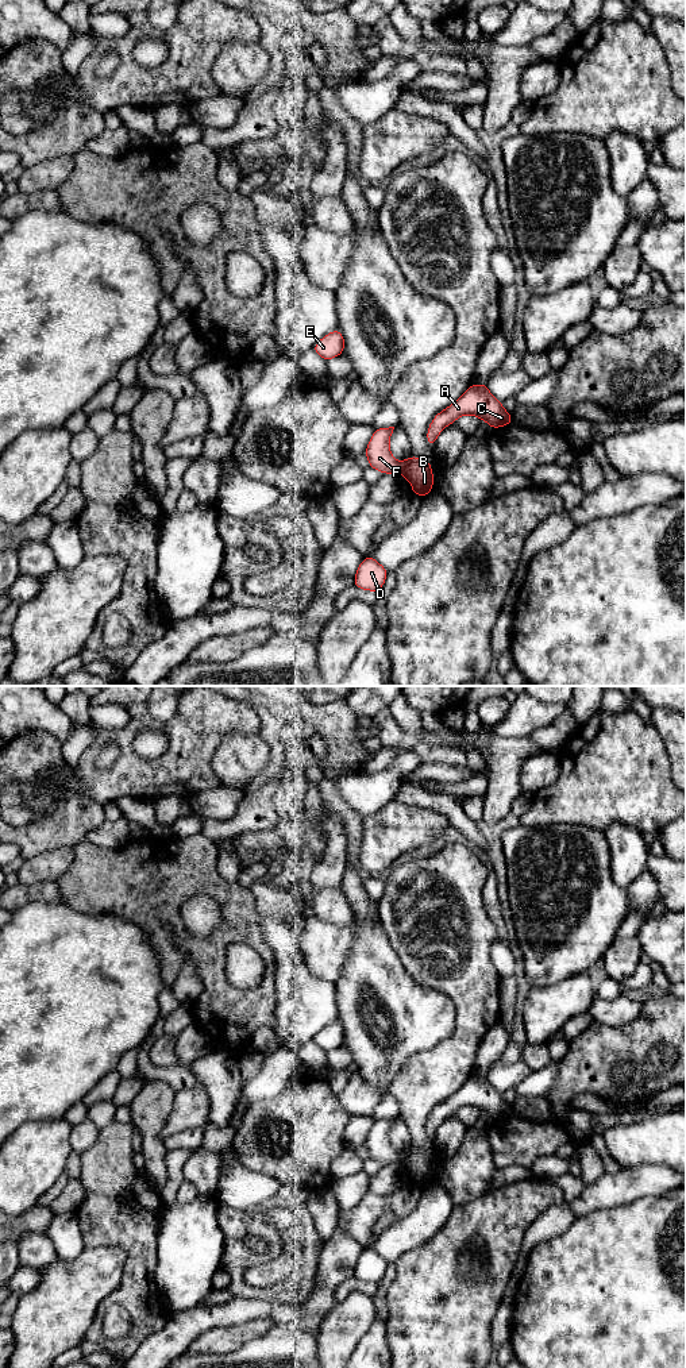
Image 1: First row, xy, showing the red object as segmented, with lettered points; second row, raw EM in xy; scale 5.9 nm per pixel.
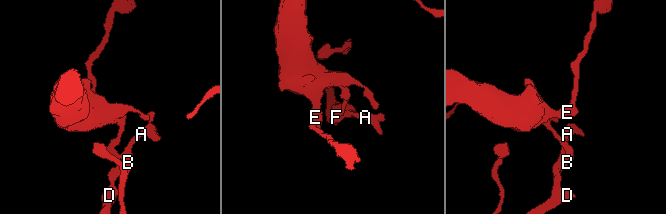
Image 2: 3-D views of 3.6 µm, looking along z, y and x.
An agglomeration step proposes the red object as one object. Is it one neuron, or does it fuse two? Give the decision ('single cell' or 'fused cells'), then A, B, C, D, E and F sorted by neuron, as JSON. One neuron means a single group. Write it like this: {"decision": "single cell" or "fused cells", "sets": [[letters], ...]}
{"decision": "fused cells", "sets": [["A", "B", "C", "D"], ["E", "F"]]}

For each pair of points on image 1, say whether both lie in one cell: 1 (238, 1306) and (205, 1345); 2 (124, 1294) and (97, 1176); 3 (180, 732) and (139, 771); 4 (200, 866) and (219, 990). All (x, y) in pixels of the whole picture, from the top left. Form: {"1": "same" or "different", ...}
{"1": "different", "2": "same", "3": "same", "4": "same"}

